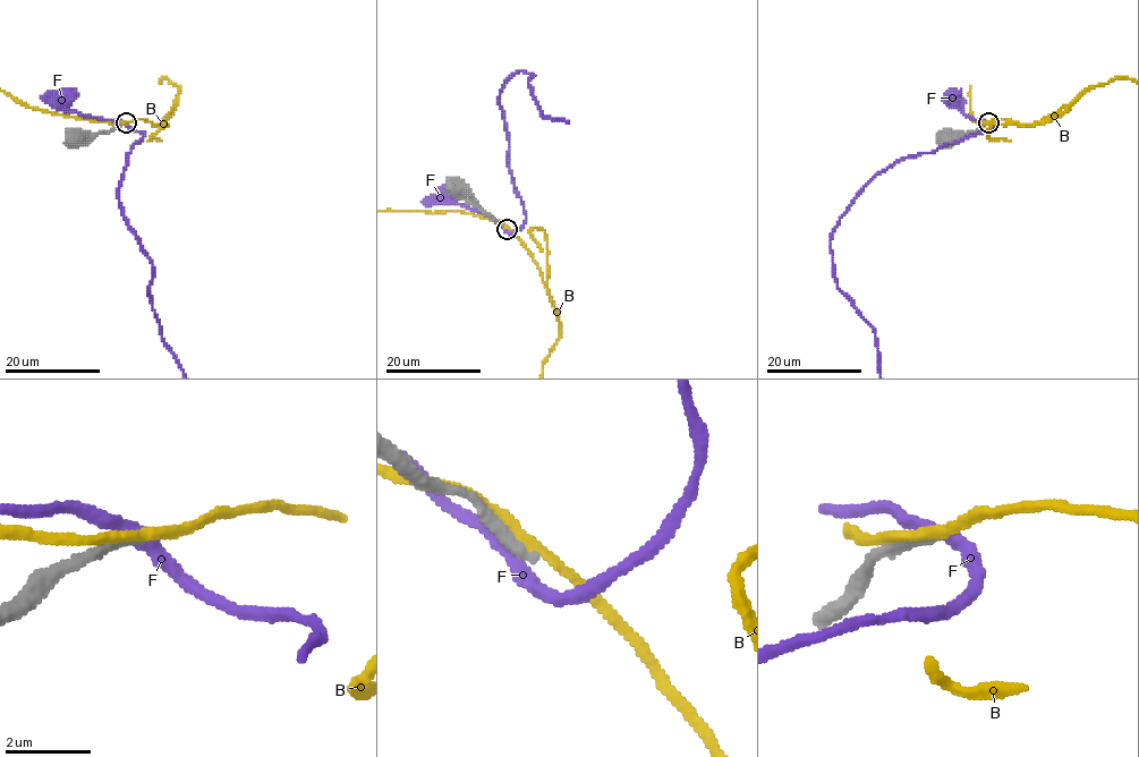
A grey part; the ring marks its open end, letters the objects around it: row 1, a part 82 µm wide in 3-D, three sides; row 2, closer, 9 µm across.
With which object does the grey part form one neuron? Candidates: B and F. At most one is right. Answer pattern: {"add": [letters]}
{"add": []}

